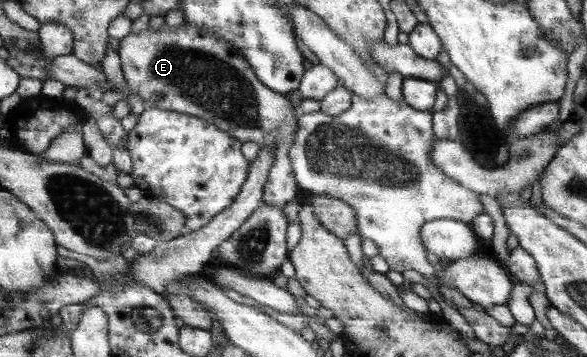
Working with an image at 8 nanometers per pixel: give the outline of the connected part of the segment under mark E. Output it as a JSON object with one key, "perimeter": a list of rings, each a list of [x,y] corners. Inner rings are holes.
{"perimeter":[[[183,22],[175,29],[164,25],[155,31],[148,27],[141,33],[130,33],[125,39],[118,41],[118,55],[125,81],[133,92],[141,95],[146,109],[160,107],[162,110],[196,115],[221,127],[239,141],[256,142],[260,147],[272,145],[277,159],[265,188],[265,204],[283,209],[298,196],[300,186],[293,163],[290,162],[289,150],[293,148],[293,136],[300,125],[300,113],[293,108],[293,103],[287,95],[278,94],[278,91],[261,82],[249,60],[238,49],[214,33],[202,31],[188,22]]]}

